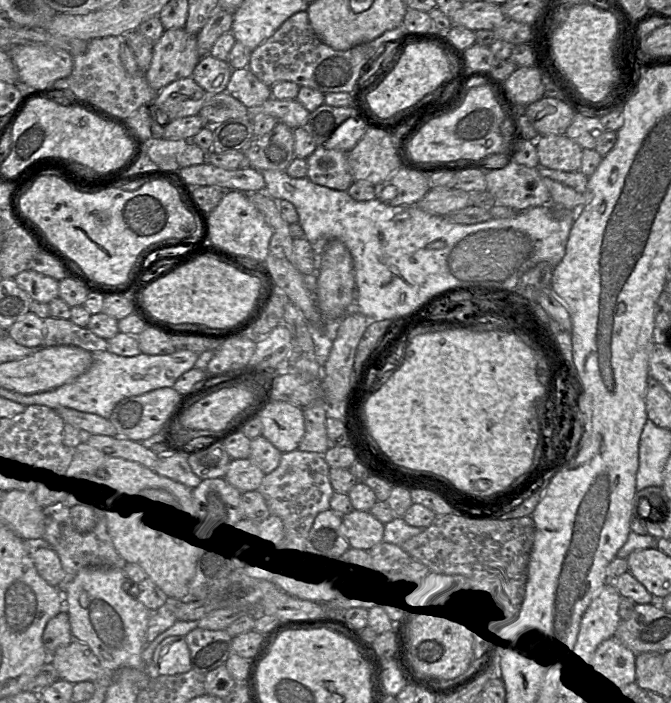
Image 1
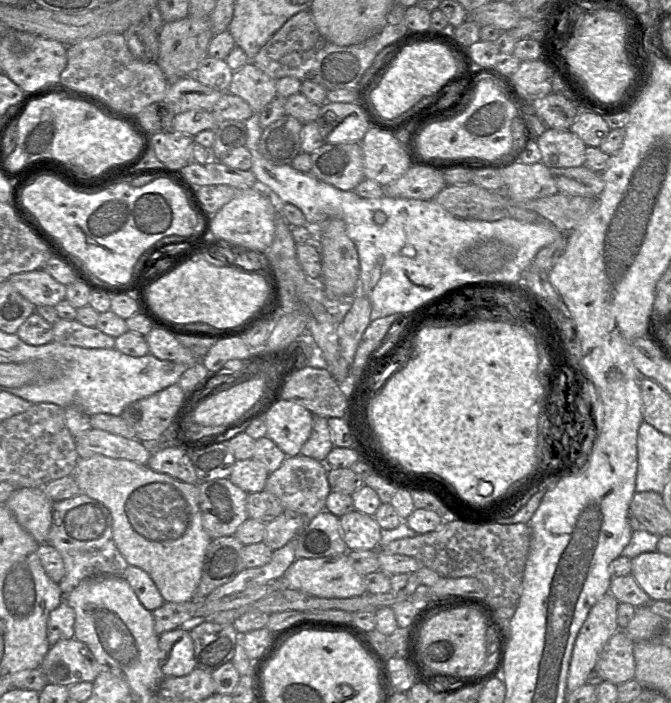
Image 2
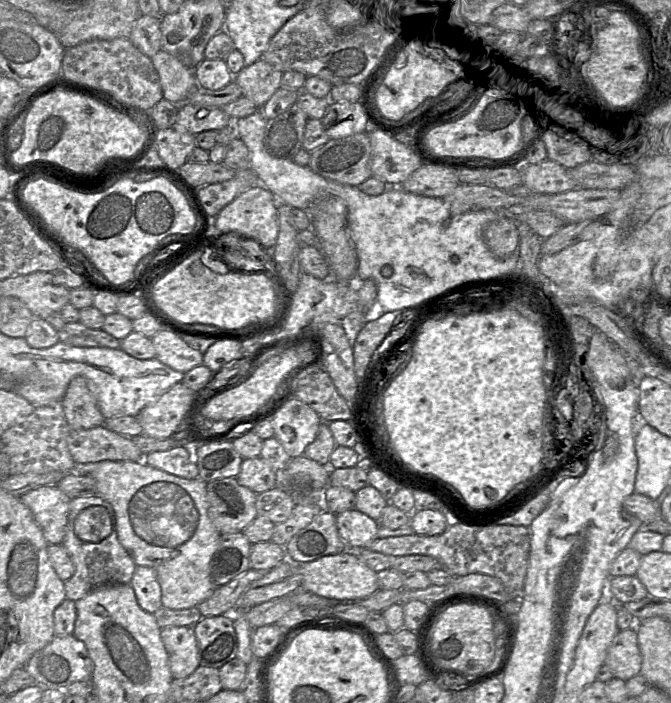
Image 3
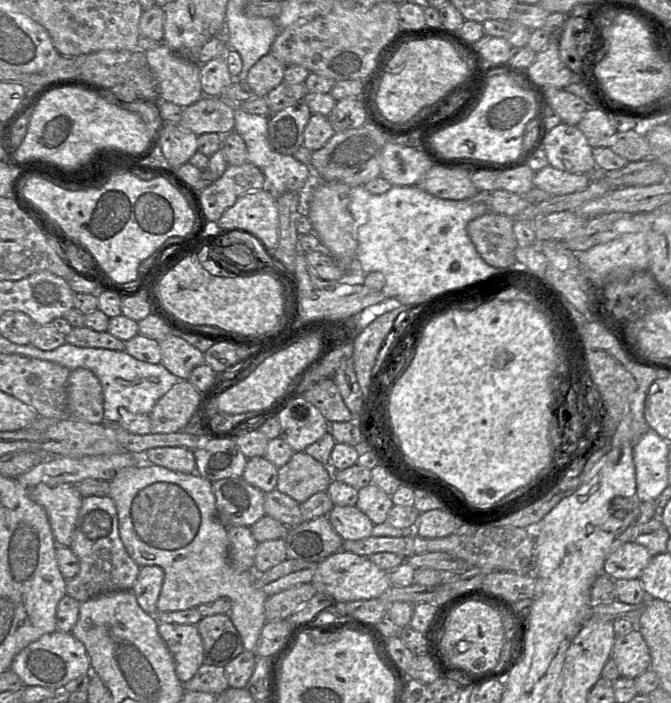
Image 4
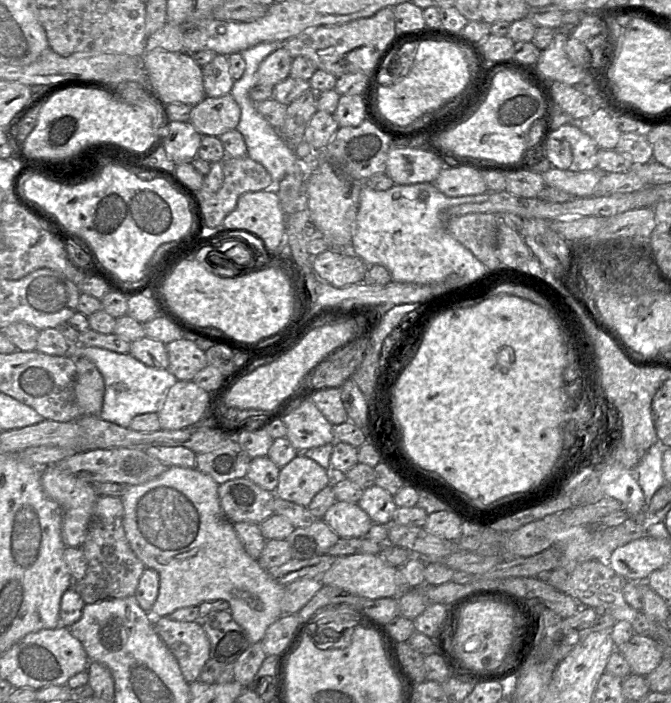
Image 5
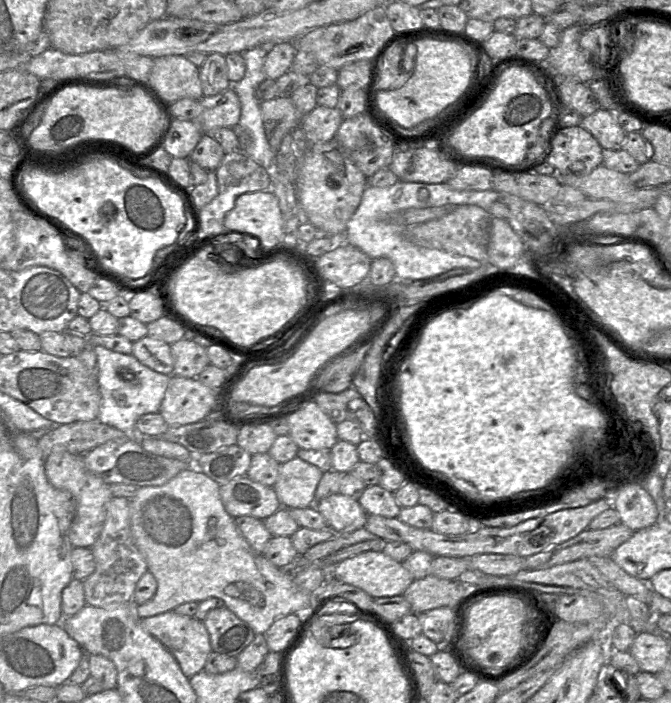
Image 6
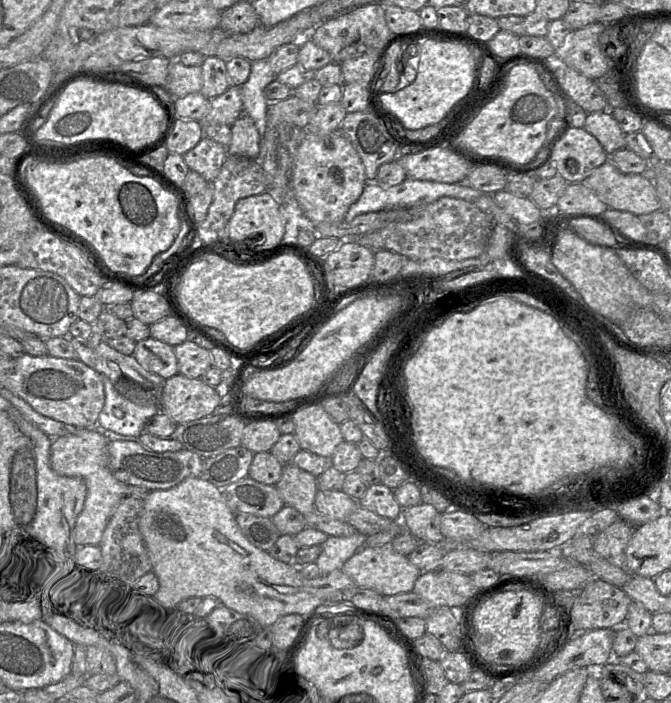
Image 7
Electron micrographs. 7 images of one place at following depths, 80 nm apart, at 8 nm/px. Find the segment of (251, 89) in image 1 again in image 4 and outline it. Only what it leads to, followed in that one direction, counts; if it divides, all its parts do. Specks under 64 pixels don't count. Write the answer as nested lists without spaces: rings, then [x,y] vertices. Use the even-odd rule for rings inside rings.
[[[271,53],[262,56],[248,71],[246,83],[256,96],[266,97],[284,77],[285,65]]]

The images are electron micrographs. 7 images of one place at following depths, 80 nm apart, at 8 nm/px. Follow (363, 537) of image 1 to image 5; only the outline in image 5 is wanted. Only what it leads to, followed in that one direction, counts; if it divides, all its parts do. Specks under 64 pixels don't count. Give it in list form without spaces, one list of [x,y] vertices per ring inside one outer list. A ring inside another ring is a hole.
[[[336,501],[322,519],[342,538],[364,537],[372,526],[368,514],[357,503],[345,501]]]

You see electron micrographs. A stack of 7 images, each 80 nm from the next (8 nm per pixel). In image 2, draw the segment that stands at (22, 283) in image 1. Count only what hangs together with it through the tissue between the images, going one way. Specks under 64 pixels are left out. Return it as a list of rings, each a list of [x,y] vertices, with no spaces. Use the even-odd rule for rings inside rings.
[[[42,269],[14,274],[6,281],[34,306],[55,306],[66,297],[66,286]]]

